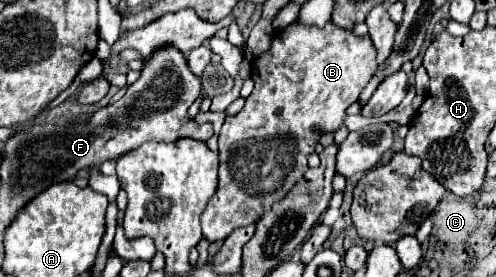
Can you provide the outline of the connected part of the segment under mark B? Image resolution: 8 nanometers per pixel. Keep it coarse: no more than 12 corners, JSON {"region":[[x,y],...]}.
{"region":[[293,22],[219,132],[207,242],[305,174],[377,70],[369,35]]}

